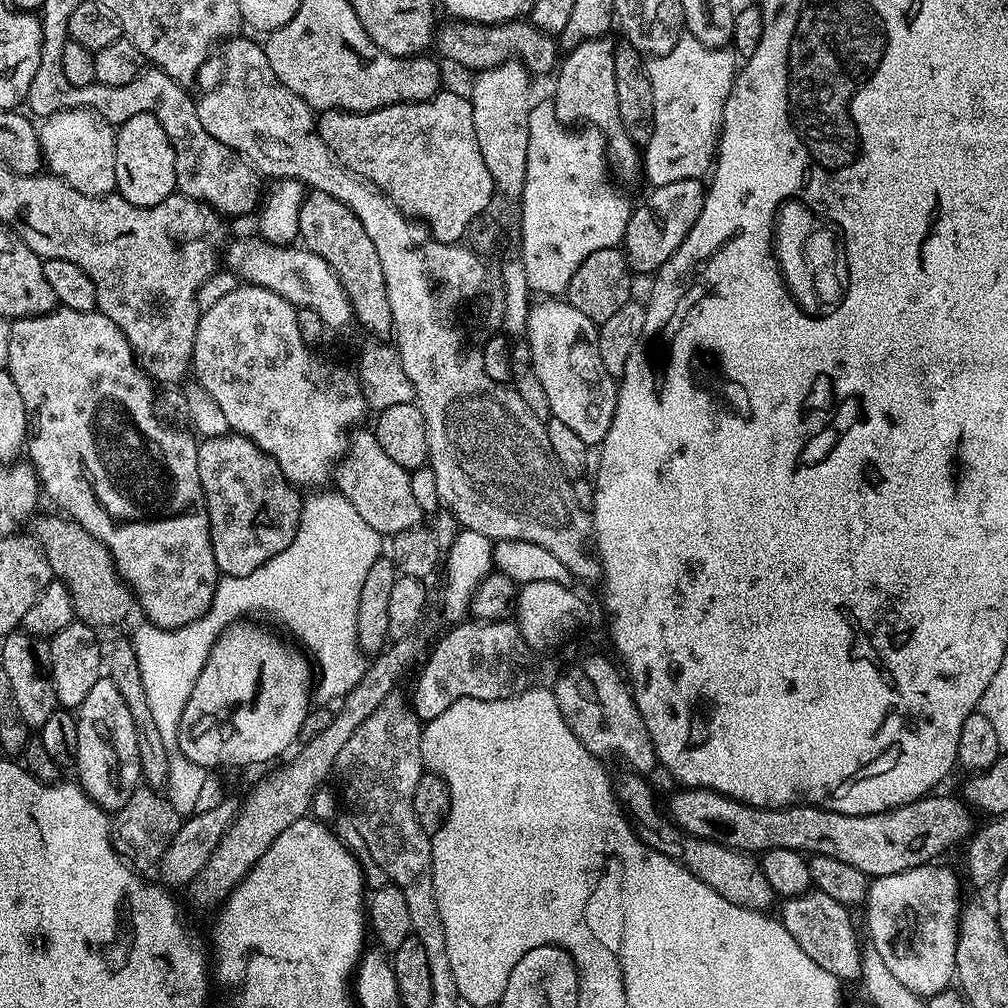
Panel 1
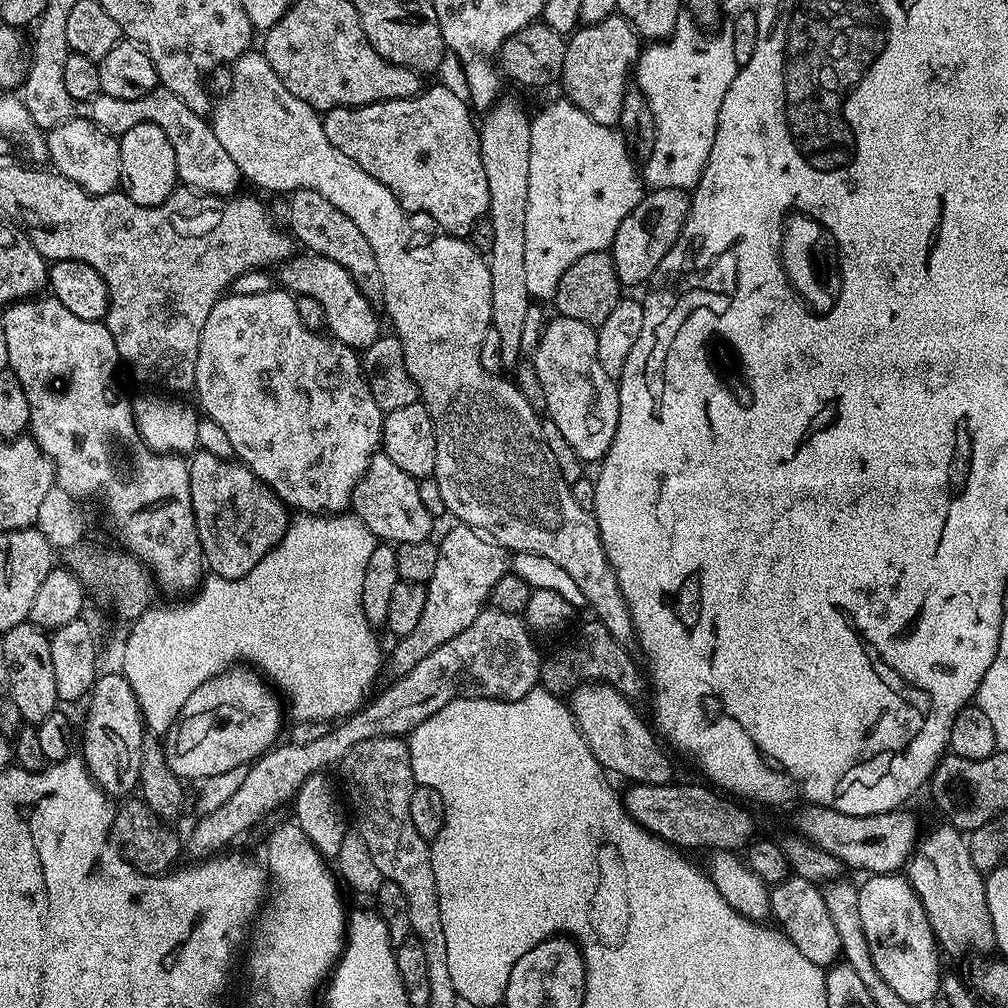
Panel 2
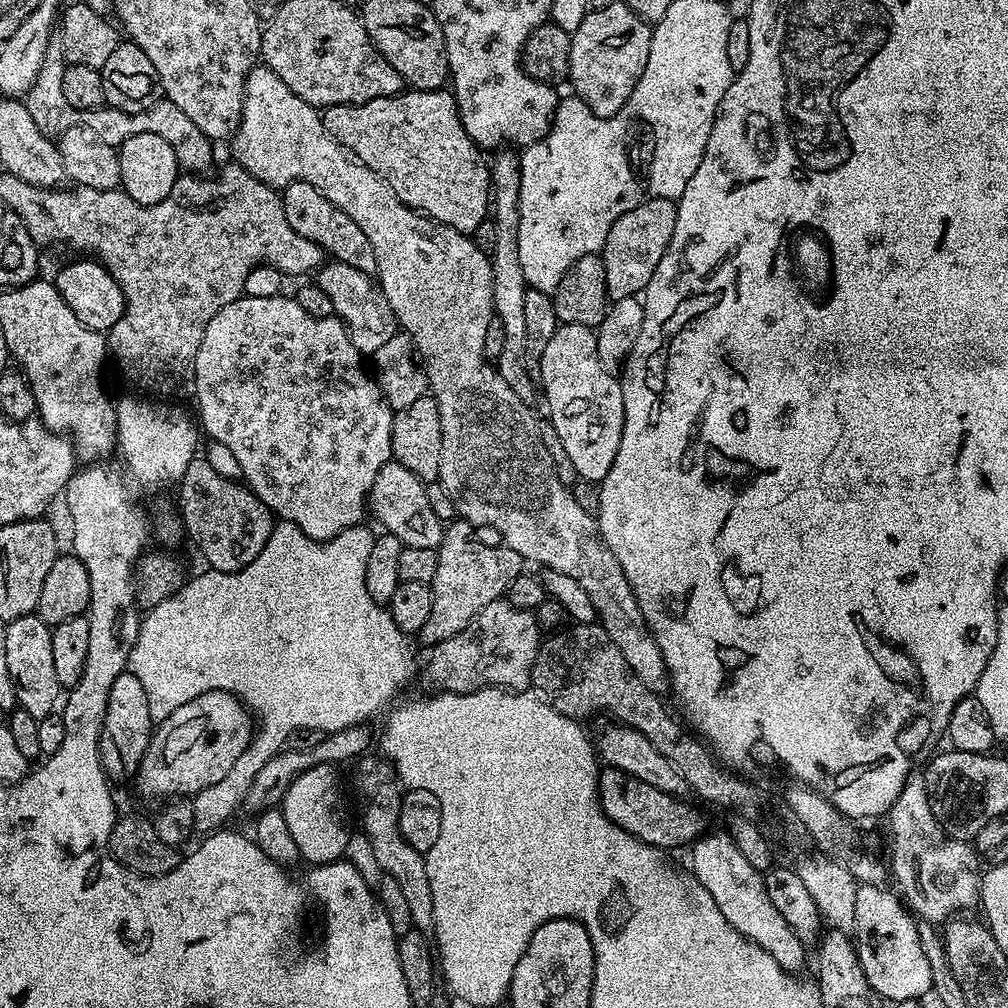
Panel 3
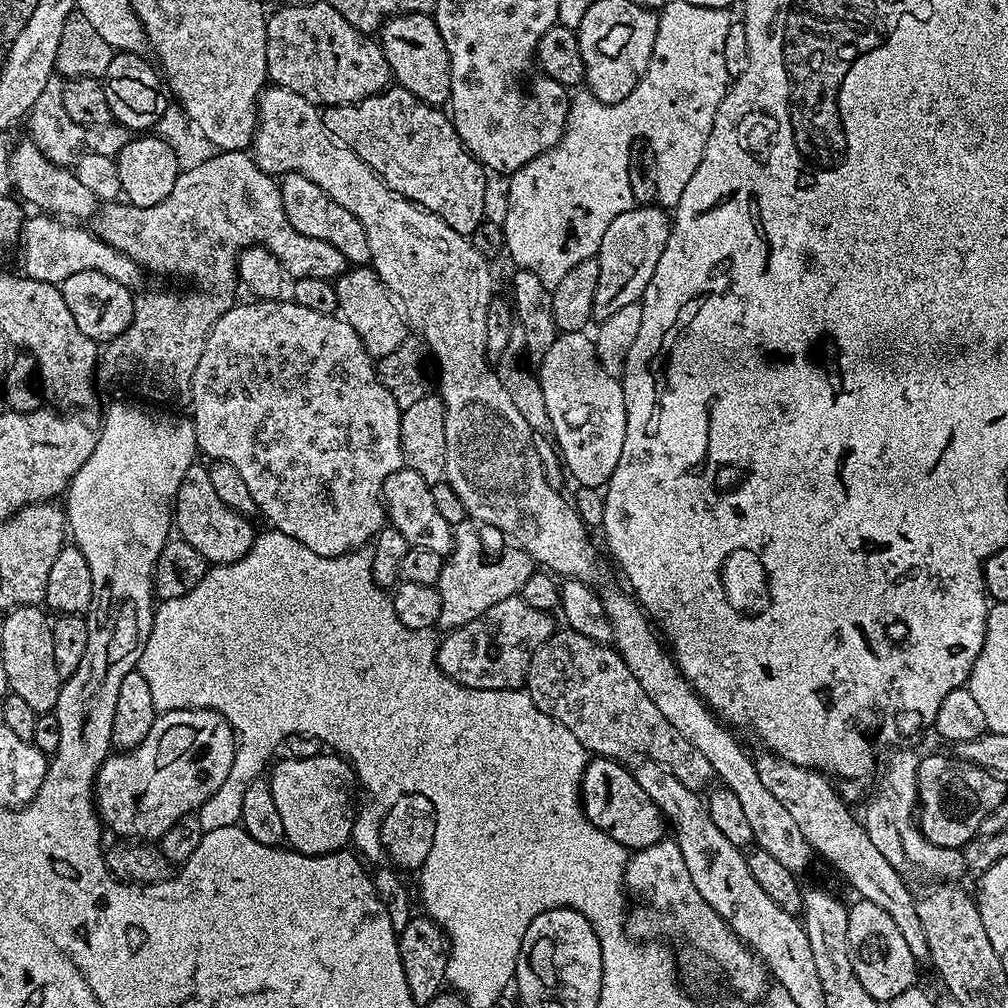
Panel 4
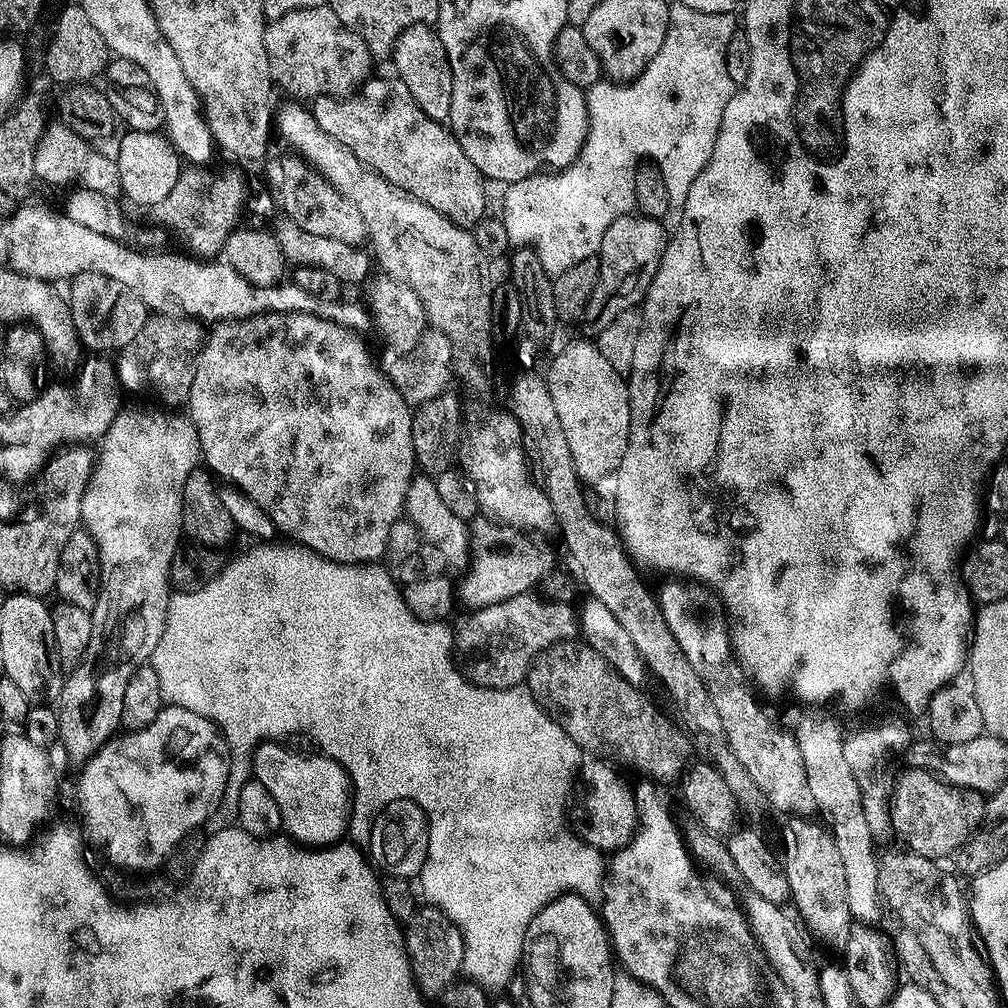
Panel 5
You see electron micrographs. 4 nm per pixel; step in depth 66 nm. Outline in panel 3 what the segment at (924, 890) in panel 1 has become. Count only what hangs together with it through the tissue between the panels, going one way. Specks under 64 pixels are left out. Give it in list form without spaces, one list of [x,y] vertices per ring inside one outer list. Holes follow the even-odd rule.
[[[878,884],[857,887],[854,898],[854,943],[858,962],[862,966],[862,974],[866,974],[866,982],[870,982],[881,1000],[919,1001],[920,996],[928,996],[932,992],[930,965],[926,962],[926,953],[922,951],[922,942],[918,942],[917,921],[913,913],[895,891],[887,892],[886,889]]]

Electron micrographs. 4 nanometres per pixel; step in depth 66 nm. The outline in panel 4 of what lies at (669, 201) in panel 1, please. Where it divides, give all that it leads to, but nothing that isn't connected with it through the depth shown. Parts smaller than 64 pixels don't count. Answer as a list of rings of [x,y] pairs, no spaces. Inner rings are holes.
[[[633,206],[630,210],[626,210],[626,214],[618,214],[618,218],[610,222],[606,234],[602,234],[602,246],[594,257],[598,262],[598,290],[594,292],[593,321],[599,322],[610,318],[610,314],[622,310],[622,306],[630,306],[643,297],[646,286],[650,286],[650,278],[654,278],[658,258],[662,258],[671,233],[669,213],[660,206]]]

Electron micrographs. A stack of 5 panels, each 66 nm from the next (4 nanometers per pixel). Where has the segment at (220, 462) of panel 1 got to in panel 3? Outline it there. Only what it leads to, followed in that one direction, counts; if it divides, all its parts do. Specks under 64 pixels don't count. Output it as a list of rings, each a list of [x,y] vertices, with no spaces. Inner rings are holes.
[[[197,458],[186,466],[178,481],[180,487],[180,512],[183,531],[196,543],[198,551],[213,572],[237,572],[258,554],[272,533],[272,512],[243,483],[227,480],[214,471],[204,458]]]

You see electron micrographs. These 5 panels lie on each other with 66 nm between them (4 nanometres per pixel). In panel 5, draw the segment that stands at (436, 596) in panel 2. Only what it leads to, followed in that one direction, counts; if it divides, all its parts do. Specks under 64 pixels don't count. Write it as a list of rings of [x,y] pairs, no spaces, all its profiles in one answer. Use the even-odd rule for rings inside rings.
[[[477,515],[470,524],[470,559],[464,576],[458,580],[458,600],[465,604],[465,609],[475,610],[494,606],[498,602],[506,602],[506,598],[514,598],[523,592],[532,592],[540,582],[541,578],[550,570],[548,556],[535,544],[535,539],[521,534],[507,526],[501,526],[493,522],[487,515]]]

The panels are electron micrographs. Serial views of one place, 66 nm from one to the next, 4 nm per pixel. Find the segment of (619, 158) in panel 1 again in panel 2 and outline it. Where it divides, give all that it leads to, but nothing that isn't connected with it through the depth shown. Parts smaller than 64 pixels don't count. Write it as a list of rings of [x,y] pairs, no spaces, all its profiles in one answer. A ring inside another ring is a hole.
[[[613,14],[597,24],[577,27],[566,40],[563,95],[590,118],[601,122],[619,121],[624,93],[630,88],[630,73],[639,61],[641,51],[642,38],[622,15]]]

